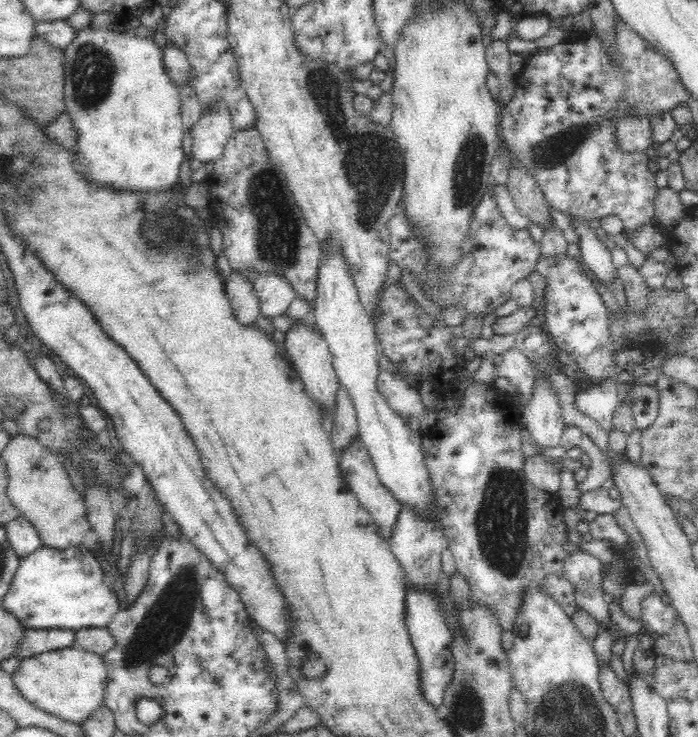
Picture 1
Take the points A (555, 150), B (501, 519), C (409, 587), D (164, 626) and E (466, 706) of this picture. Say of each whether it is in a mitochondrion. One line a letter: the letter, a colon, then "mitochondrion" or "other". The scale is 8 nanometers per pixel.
A: mitochondrion
B: mitochondrion
C: other
D: mitochondrion
E: mitochondrion

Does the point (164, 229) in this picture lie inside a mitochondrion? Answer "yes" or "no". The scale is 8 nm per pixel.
yes

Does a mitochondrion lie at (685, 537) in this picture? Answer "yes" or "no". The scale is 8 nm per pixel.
no

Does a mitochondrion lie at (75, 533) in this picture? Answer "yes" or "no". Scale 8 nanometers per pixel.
no

